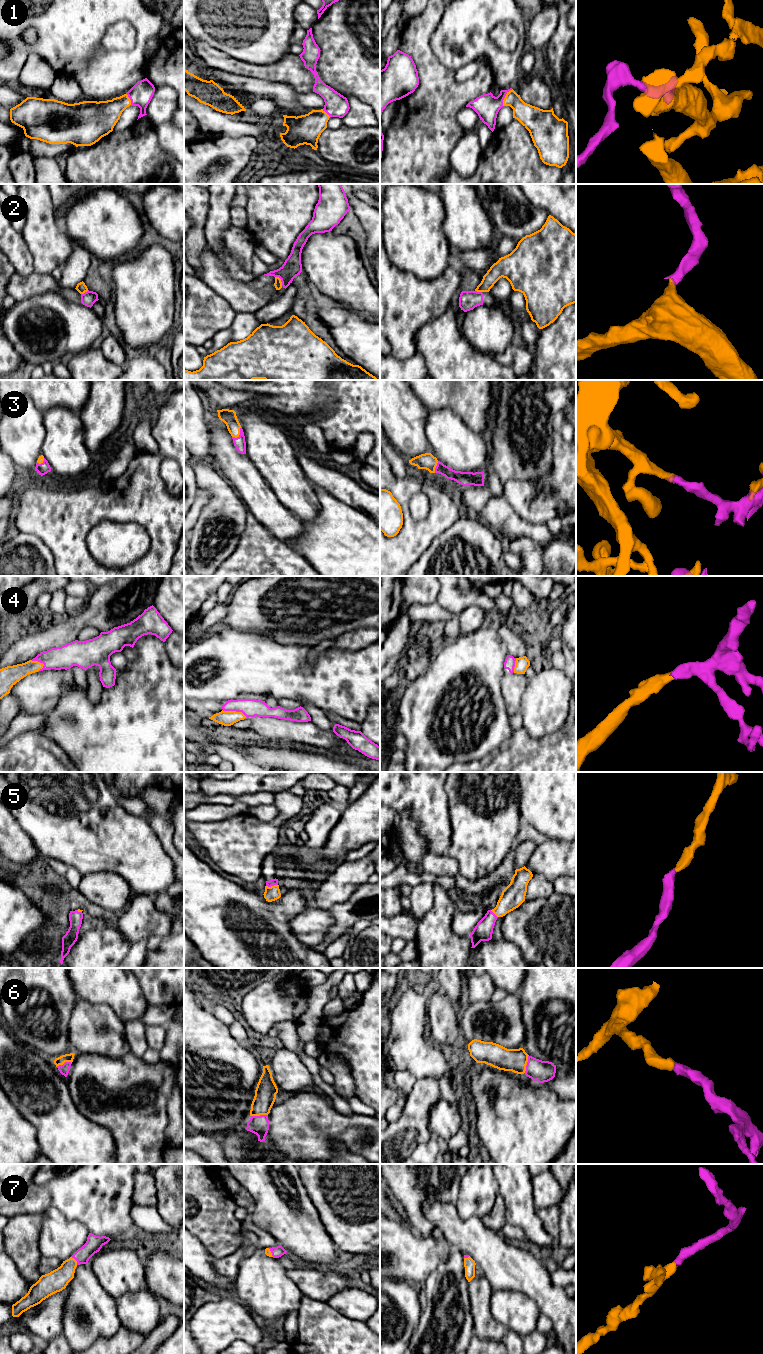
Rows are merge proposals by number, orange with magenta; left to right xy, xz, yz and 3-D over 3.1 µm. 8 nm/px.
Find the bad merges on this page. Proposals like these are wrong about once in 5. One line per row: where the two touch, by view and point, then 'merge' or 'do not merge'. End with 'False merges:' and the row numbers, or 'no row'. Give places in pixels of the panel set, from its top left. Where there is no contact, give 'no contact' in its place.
1: meets orange in yz at (505, 97); merge
2: meets orange in xz at (280, 280); do not merge
3: meets orange in xz at (239, 434); merge
4: meets orange in xz at (234, 711); merge
5: meets orange in xz at (271, 886); merge
6: meets orange in yz at (526, 1064); merge
7: meets orange in xy at (75, 1260); merge
False merges: 2

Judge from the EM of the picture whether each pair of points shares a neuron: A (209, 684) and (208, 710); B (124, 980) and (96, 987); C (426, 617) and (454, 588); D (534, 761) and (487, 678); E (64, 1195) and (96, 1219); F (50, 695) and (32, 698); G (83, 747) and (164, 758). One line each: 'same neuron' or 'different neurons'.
A: different neurons
B: same neuron
C: different neurons
D: different neurons
E: same neuron
F: same neuron
G: same neuron

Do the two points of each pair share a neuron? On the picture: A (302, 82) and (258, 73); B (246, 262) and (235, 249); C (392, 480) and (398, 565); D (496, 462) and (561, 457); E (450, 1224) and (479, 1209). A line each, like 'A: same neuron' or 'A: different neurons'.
A: same neuron
B: same neuron
C: same neuron
D: different neurons
E: different neurons

